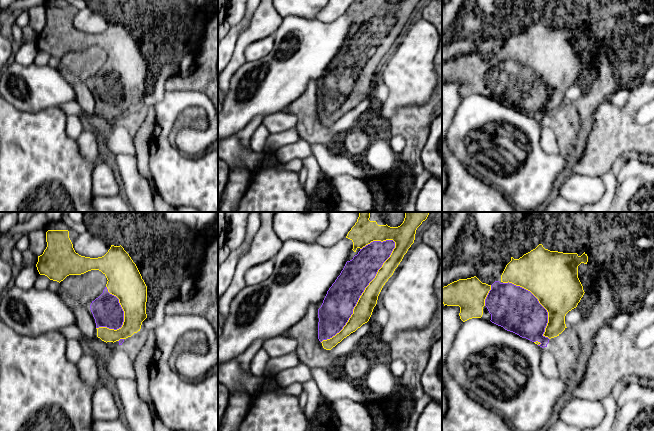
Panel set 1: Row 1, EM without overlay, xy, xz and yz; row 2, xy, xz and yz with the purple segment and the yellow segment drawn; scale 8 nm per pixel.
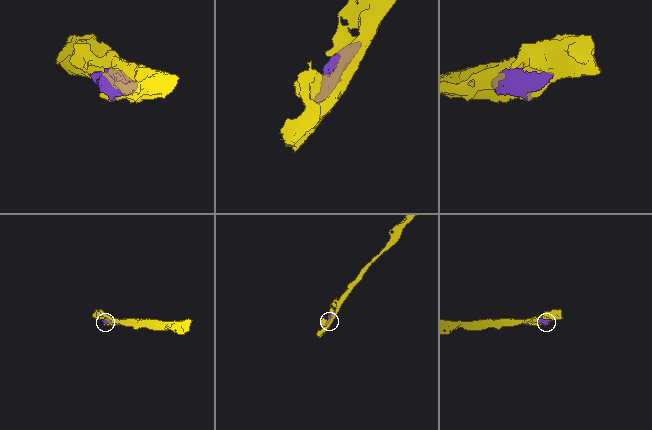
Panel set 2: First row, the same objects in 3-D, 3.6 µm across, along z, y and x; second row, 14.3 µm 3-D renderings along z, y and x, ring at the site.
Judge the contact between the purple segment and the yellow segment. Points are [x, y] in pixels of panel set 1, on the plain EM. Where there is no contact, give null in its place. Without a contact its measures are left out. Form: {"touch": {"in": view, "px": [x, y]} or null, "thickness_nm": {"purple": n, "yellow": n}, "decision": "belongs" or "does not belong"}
{"touch": {"in": "xz", "px": [361, 70]}, "thickness_nm": {"purple": 260, "yellow": 150}, "decision": "belongs"}

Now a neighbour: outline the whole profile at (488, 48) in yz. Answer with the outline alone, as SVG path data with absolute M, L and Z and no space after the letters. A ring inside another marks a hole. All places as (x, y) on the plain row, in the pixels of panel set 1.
M490 34L489 36L482 36L479 39L476 53L488 61L492 61L498 57L498 53L502 51L506 41L504 34Z

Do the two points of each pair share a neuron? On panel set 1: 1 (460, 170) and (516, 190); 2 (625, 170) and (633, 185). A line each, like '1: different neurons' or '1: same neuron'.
1: different neurons
2: same neuron

